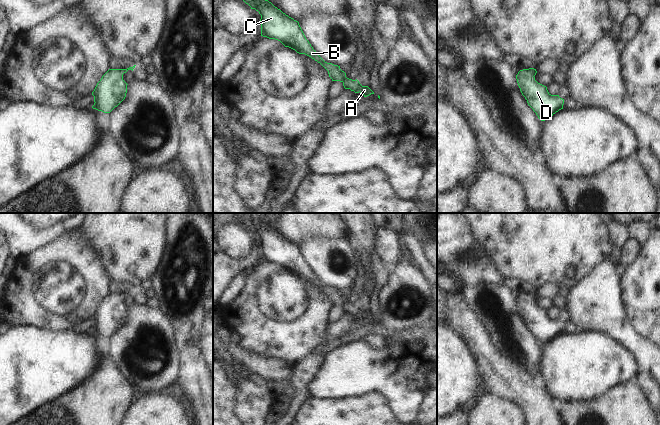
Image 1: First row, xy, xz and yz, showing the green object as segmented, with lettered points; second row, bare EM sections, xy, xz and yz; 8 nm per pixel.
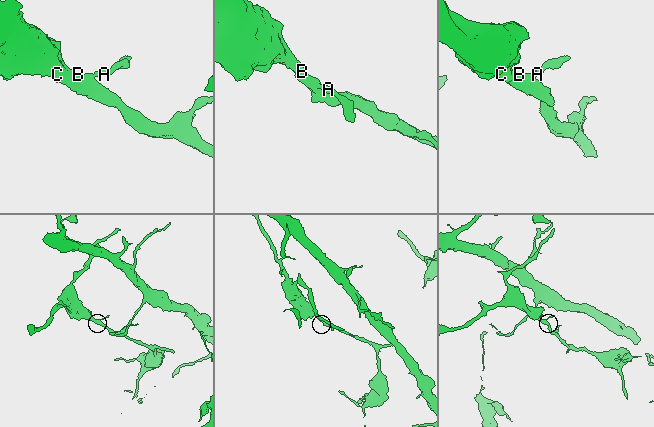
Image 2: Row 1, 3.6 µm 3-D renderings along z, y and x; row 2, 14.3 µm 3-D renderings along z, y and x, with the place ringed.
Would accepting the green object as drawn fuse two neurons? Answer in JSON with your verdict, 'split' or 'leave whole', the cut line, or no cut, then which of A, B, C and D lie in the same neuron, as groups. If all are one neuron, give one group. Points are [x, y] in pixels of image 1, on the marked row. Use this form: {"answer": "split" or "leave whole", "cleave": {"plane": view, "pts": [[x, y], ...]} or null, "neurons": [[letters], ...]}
{"answer": "leave whole", "cleave": null, "neurons": [["A", "B", "C", "D"]]}

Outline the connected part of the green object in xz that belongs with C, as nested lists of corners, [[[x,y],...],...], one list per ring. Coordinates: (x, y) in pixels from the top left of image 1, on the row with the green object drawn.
[[[268,0],[243,1],[261,15],[261,36],[278,40],[285,47],[311,57],[328,71],[332,81],[342,82],[345,89],[350,89],[355,93],[360,92],[364,97],[374,94],[368,86],[362,86],[357,79],[347,78],[340,66],[325,62],[306,39],[298,21],[283,13]]]

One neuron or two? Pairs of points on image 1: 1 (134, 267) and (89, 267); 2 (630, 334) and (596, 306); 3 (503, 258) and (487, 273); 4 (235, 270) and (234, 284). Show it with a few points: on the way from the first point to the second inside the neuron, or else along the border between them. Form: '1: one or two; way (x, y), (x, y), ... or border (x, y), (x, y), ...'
1: two; border (91, 247), (96, 252), (110, 279)
2: one; way (622, 330), (604, 312)
3: two; border (482, 246), (497, 271), (504, 278)
4: two; border (246, 271), (234, 276), (223, 290)

